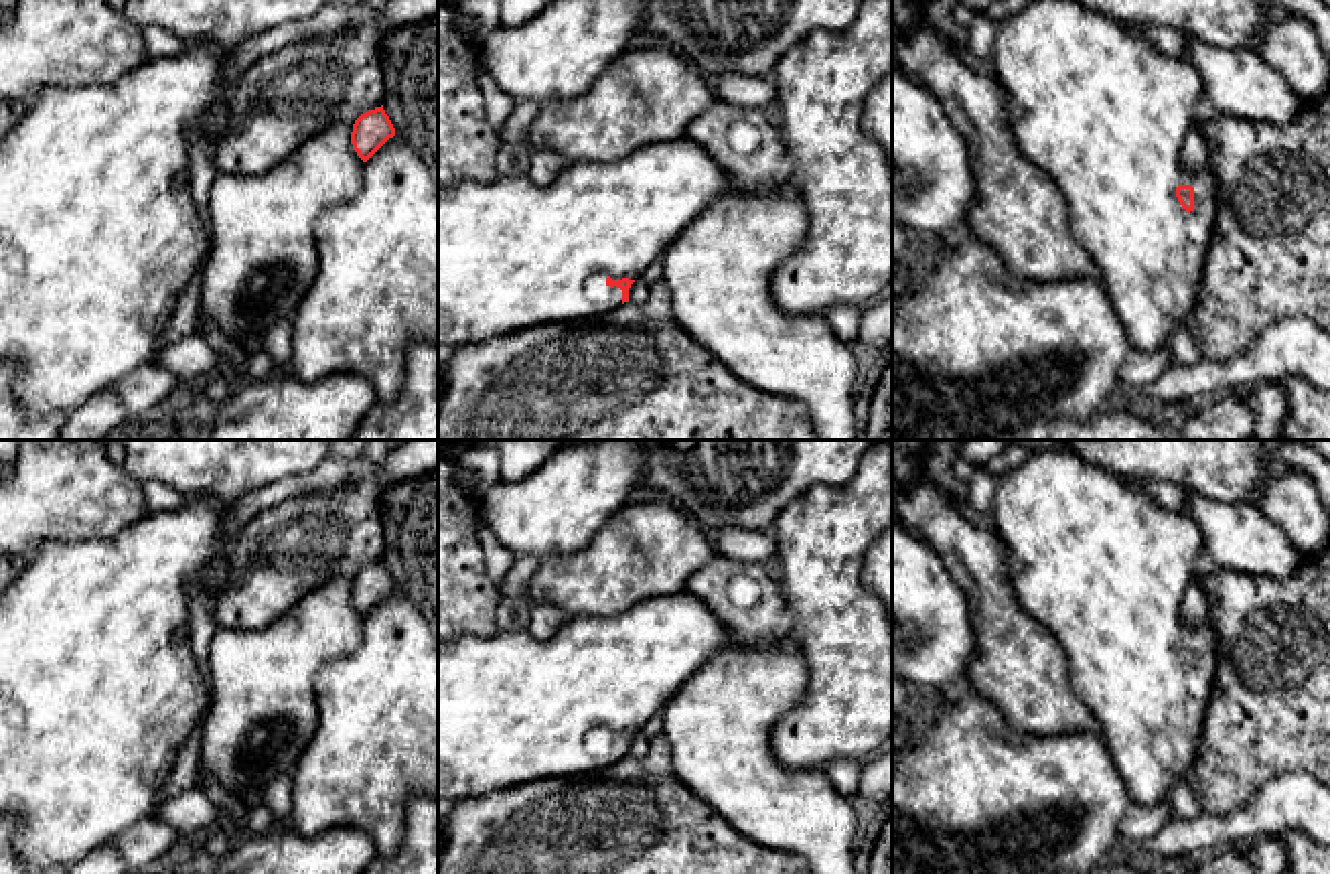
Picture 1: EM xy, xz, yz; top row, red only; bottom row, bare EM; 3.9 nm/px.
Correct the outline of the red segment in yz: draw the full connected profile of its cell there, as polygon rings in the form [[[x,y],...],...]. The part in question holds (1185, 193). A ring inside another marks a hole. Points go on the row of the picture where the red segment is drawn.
[[[1030,0],[1000,20],[987,67],[1004,89],[1008,122],[1020,152],[1062,191],[1068,229],[1099,268],[1107,298],[1133,349],[1168,349],[1172,331],[1188,326],[1198,306],[1216,225],[1212,170],[1192,172],[1182,166],[1182,144],[1204,97],[1198,71],[1186,59],[1164,55],[1139,32],[1087,8],[1081,0]]]

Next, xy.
[[[381,105],[355,120],[351,144],[357,156],[367,162],[393,136],[395,128]]]

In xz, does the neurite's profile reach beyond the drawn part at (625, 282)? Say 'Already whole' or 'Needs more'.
Needs more

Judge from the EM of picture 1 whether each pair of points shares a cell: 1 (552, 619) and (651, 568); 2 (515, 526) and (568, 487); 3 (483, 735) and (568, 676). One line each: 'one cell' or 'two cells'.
1: two cells
2: one cell
3: one cell

